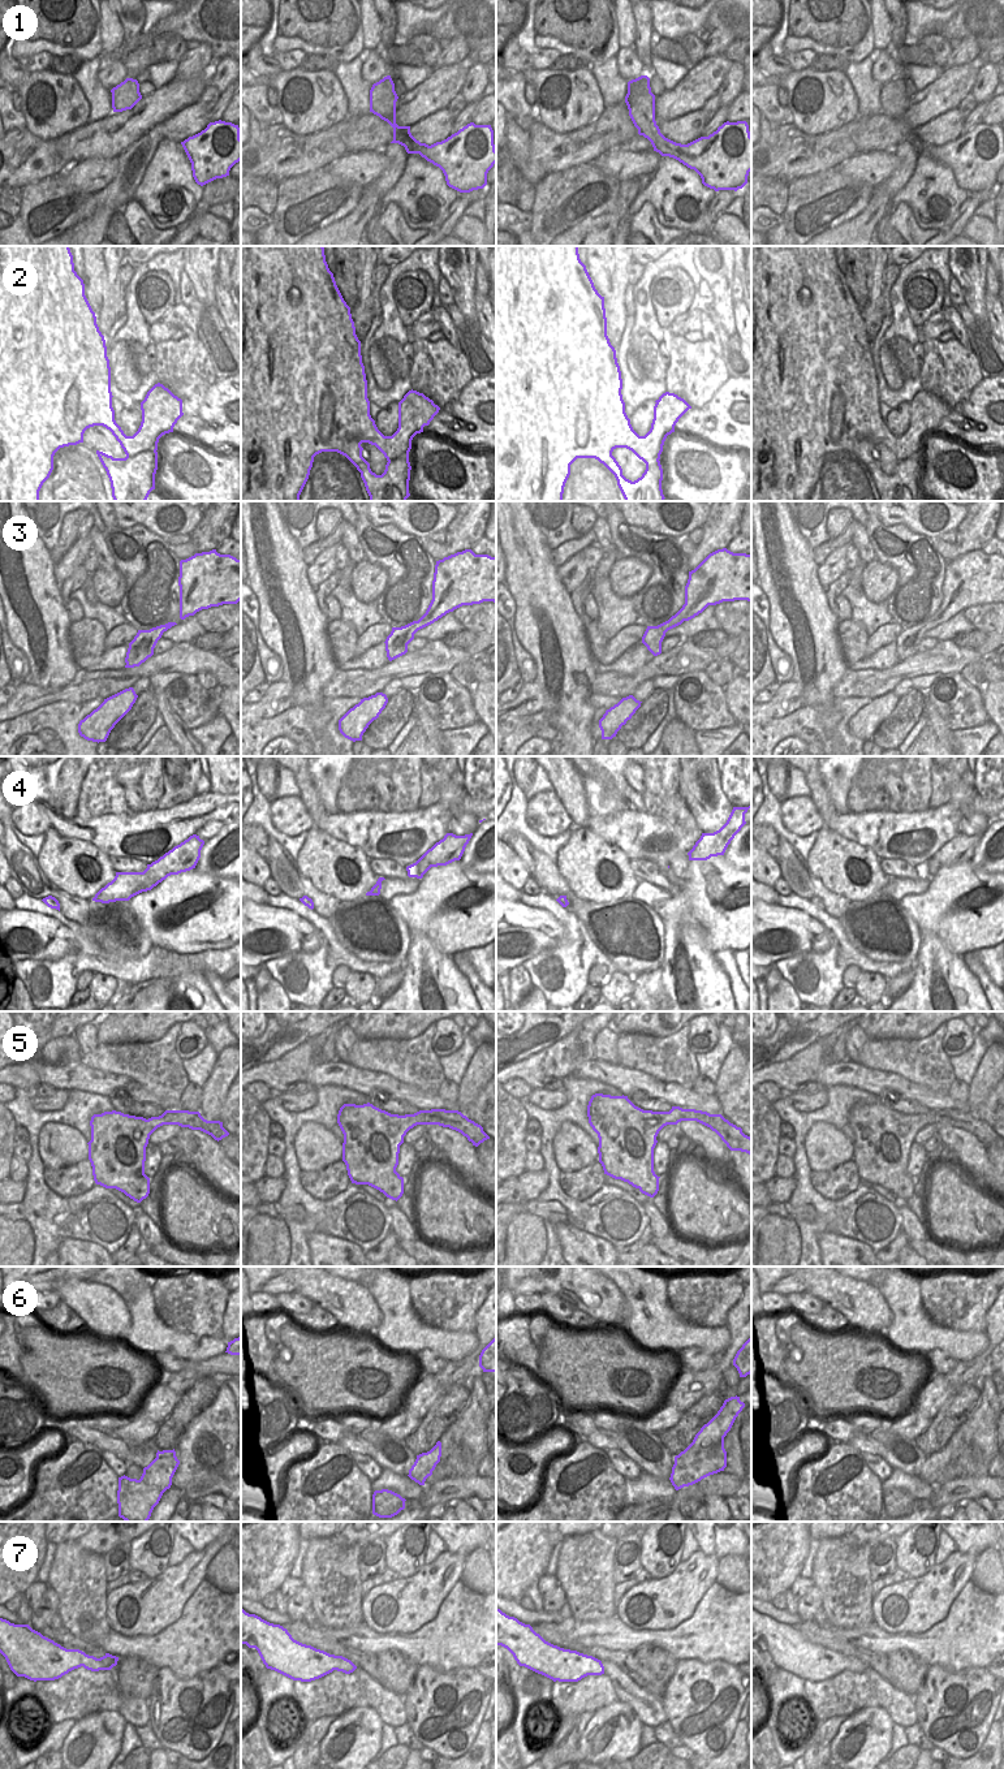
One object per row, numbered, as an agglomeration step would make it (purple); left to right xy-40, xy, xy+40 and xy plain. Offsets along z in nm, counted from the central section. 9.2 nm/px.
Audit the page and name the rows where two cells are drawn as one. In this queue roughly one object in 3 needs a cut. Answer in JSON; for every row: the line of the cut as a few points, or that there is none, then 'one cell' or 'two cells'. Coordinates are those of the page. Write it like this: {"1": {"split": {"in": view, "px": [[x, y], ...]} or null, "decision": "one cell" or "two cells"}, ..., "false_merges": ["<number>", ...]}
{"1": {"split": null, "decision": "one cell"}, "2": {"split": null, "decision": "one cell"}, "3": {"split": null, "decision": "one cell"}, "4": {"split": null, "decision": "one cell"}, "5": {"split": null, "decision": "one cell"}, "6": {"split": {"in": "xy", "px": [[439, 1441], [430, 1452]]}, "decision": "two cells"}, "7": {"split": null, "decision": "one cell"}, "false_merges": ["6"]}

